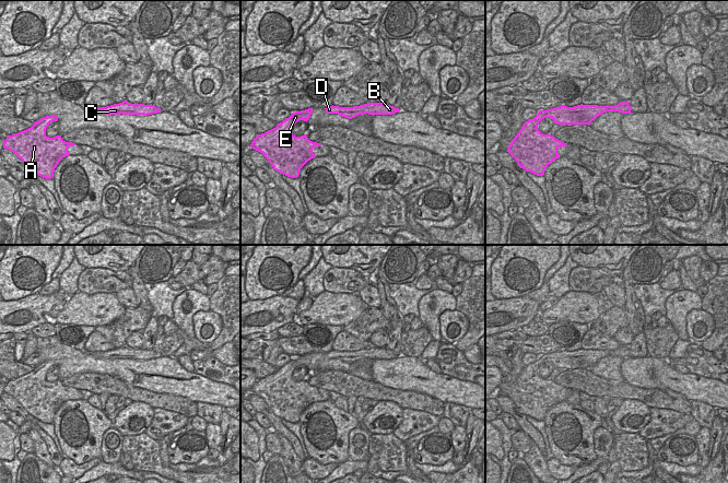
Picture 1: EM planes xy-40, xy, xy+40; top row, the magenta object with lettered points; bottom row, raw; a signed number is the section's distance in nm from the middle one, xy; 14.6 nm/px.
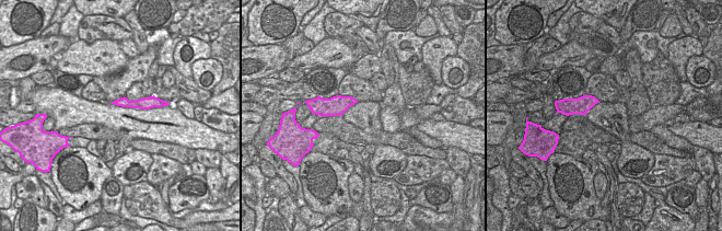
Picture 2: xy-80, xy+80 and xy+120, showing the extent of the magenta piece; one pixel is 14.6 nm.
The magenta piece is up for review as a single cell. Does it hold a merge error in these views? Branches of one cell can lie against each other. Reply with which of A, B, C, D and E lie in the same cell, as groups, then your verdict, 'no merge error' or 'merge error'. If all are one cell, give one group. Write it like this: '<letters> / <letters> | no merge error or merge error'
A B C D E | no merge error

